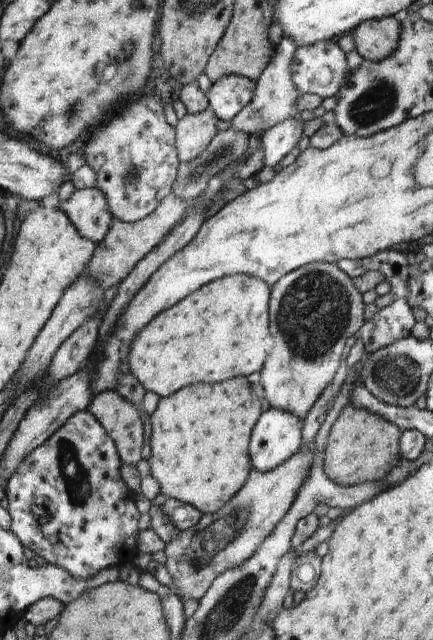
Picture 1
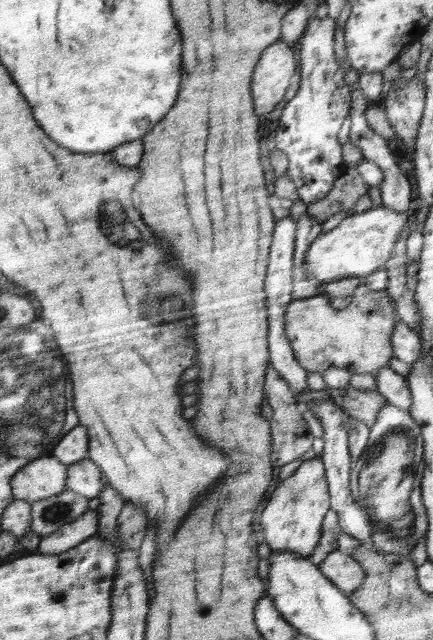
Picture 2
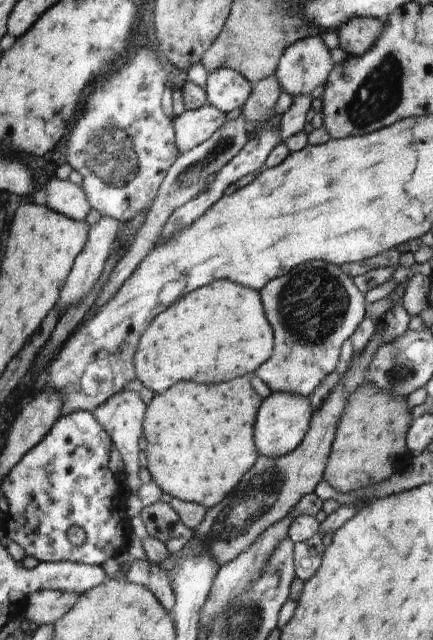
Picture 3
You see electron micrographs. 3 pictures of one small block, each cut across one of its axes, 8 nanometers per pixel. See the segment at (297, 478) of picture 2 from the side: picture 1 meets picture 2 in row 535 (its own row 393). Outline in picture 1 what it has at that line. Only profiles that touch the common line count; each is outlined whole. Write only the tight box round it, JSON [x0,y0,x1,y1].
[260,263,364,420]

